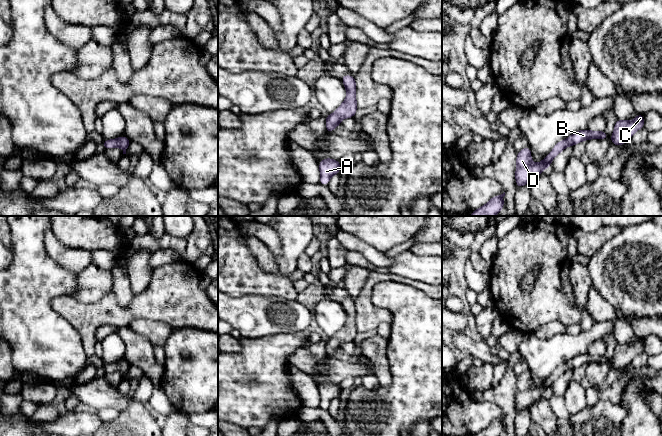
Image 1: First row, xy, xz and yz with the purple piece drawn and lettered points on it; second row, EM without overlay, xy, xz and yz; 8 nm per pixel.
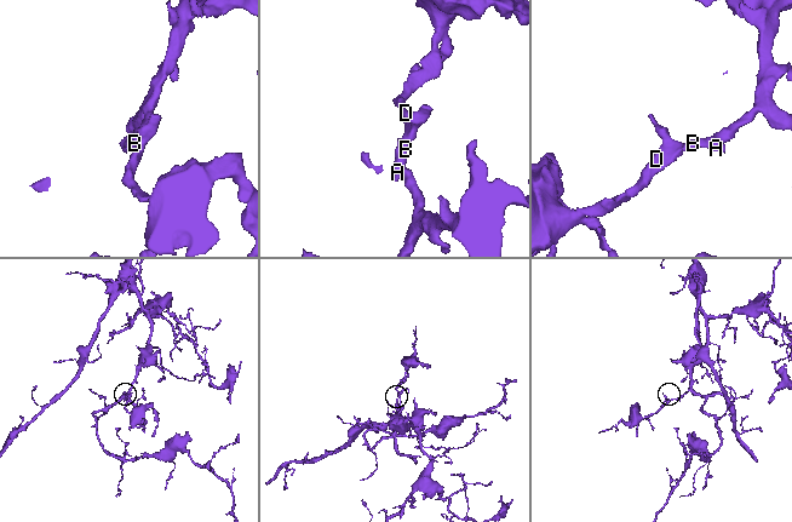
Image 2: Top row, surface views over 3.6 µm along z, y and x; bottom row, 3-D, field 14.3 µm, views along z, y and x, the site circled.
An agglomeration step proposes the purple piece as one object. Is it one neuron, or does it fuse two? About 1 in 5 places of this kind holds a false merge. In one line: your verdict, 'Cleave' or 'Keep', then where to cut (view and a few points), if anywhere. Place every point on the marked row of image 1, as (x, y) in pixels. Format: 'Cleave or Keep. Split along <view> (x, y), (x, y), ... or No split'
Keep. No split

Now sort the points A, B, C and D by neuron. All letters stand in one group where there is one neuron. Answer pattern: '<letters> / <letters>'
A B C D

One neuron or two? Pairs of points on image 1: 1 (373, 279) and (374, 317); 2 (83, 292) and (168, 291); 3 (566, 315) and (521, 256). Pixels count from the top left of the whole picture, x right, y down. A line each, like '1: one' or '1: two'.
1: one
2: two
3: one

